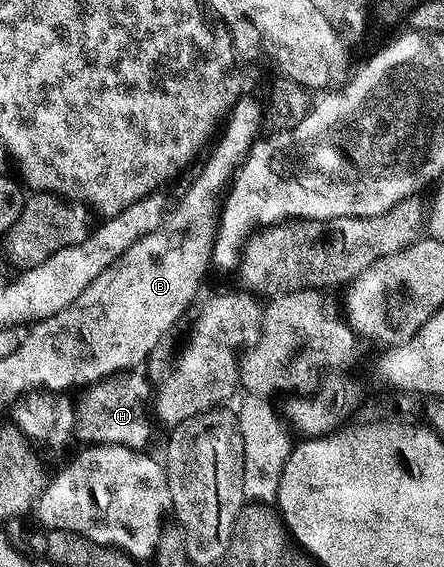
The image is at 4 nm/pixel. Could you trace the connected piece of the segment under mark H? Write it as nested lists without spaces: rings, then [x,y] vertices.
[[[131,370],[125,373],[118,373],[101,380],[97,384],[89,386],[83,392],[84,397],[76,410],[75,438],[81,439],[81,444],[95,445],[98,443],[109,443],[110,445],[122,445],[129,447],[132,451],[143,452],[144,447],[152,439],[152,423],[148,420],[148,407],[150,411],[150,383],[139,370]]]

